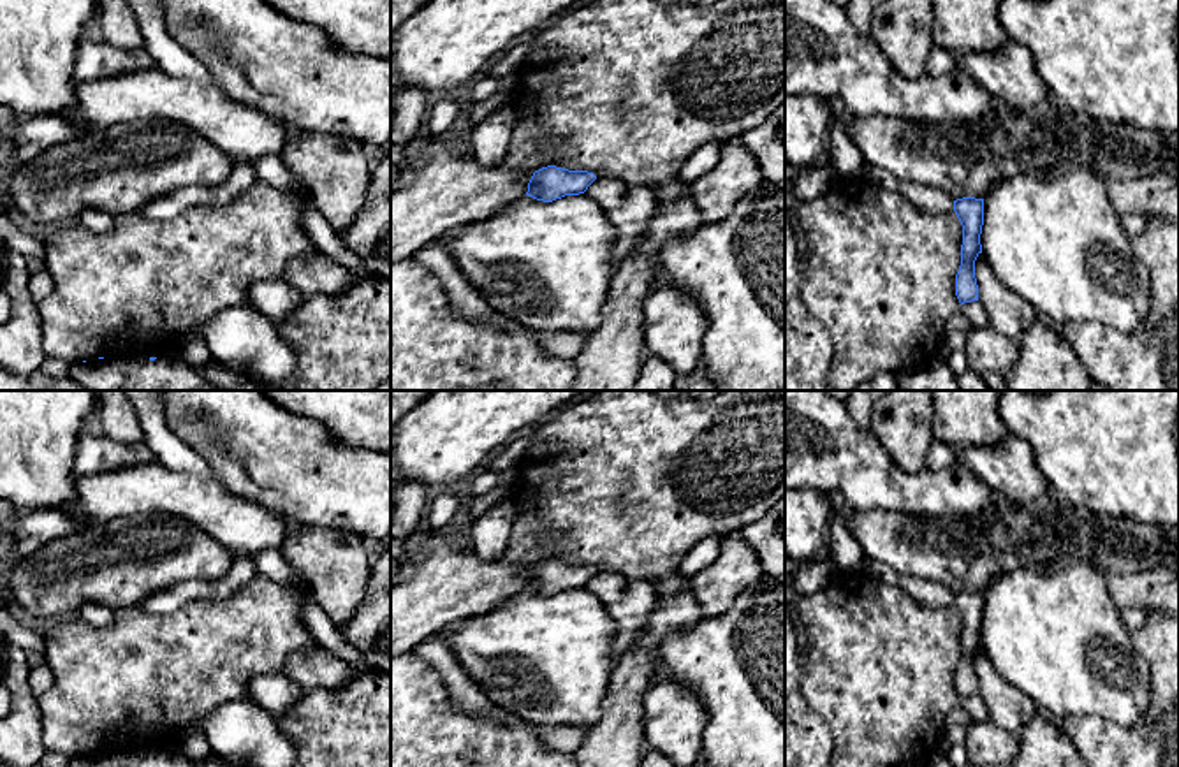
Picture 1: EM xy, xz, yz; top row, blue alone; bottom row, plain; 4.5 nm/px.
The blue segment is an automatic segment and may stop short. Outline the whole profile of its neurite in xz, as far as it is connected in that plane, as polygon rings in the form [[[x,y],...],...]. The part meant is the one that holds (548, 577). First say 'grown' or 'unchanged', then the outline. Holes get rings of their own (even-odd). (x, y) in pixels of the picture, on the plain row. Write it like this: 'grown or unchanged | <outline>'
unchanged | [[[547,559],[533,566],[526,589],[537,595],[553,596],[565,589],[584,588],[595,573],[597,570],[588,565],[568,565]]]

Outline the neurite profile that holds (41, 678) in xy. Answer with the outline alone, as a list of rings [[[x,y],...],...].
[[[48,663],[32,667],[28,674],[28,686],[30,686],[32,695],[35,698],[44,695],[53,686],[53,679],[55,679],[53,670],[49,668]]]

